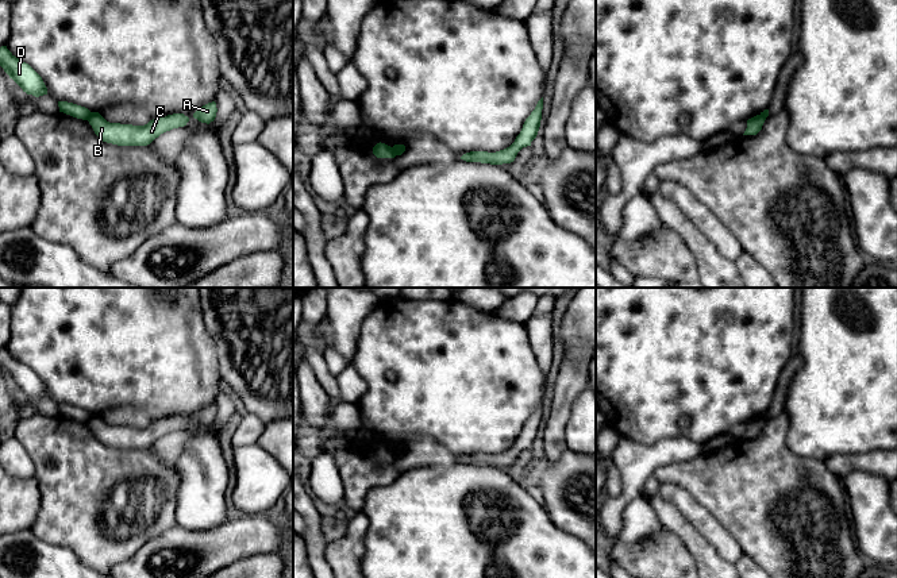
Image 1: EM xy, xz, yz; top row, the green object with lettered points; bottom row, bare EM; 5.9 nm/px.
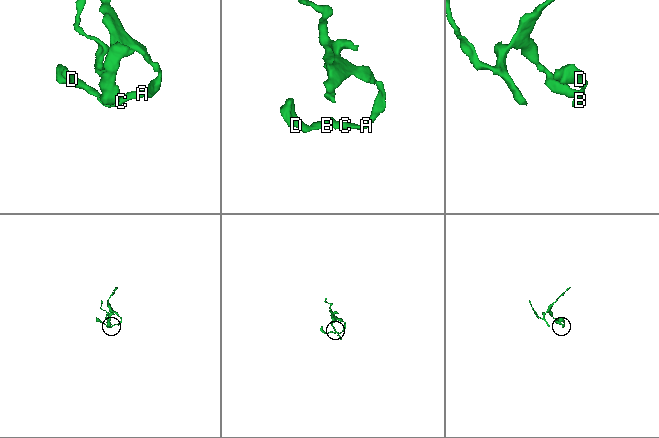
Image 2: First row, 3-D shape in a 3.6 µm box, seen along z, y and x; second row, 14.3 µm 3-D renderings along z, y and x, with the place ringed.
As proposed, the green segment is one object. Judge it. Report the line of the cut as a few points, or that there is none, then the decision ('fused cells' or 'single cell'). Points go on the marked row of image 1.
cut xz (391, 147), (395, 155); fused cells

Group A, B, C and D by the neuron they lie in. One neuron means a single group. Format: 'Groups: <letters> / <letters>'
Groups: A B C / D

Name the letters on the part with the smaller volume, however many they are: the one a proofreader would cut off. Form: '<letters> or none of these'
D

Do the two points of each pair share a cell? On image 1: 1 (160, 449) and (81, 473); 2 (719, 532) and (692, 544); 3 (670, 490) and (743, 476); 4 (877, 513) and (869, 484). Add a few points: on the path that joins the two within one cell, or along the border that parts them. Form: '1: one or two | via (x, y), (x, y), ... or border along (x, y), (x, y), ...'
1: two | border along (149, 447), (165, 463), (173, 465)
2: two | border along (682, 515), (726, 561)
3: two | border along (659, 482), (680, 485), (705, 508)
4: one | via (870, 507), (869, 490)

